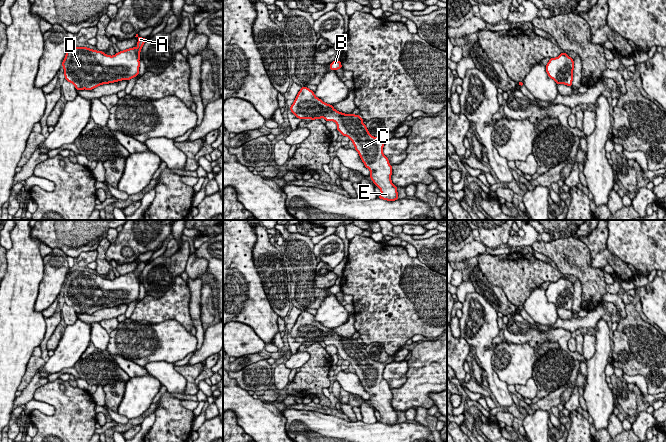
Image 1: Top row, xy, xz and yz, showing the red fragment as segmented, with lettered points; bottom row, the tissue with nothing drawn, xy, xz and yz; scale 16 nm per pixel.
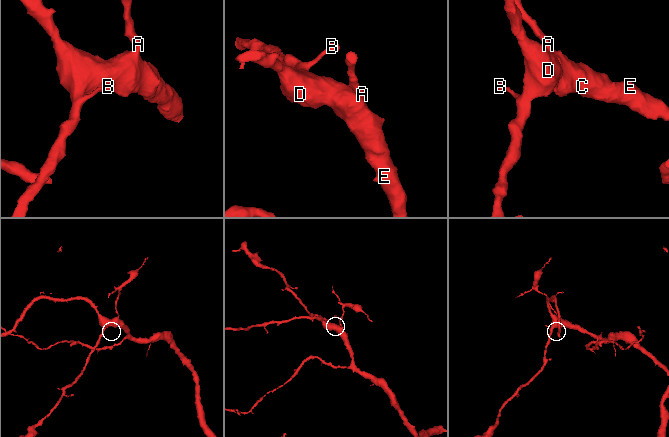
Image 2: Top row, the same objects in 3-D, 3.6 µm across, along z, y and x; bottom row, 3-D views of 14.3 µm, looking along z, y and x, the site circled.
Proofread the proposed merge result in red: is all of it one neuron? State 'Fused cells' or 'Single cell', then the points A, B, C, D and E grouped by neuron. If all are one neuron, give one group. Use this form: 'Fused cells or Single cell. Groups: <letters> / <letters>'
Single cell. Groups: A B C D E

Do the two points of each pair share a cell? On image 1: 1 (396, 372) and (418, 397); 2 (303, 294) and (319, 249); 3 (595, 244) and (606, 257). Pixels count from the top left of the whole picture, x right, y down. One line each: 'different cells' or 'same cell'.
1: different cells
2: different cells
3: same cell

